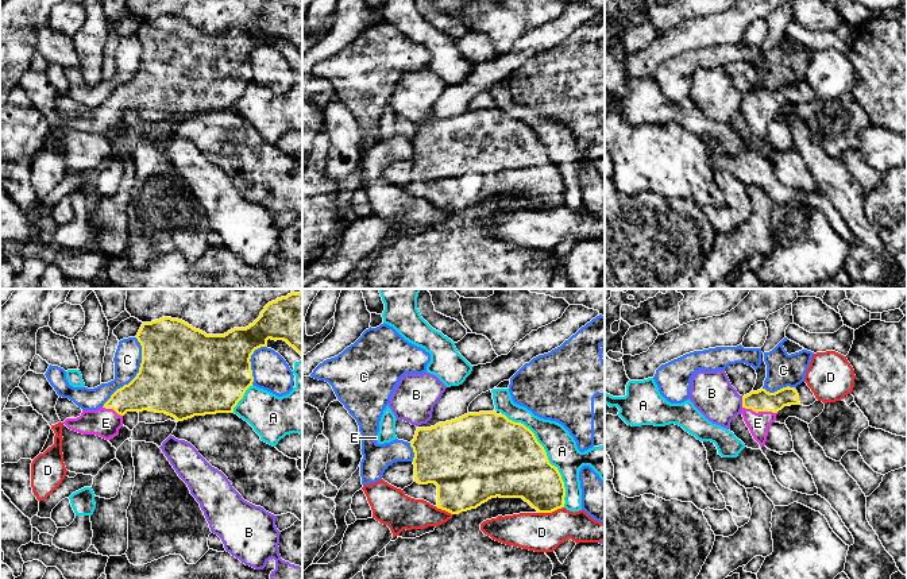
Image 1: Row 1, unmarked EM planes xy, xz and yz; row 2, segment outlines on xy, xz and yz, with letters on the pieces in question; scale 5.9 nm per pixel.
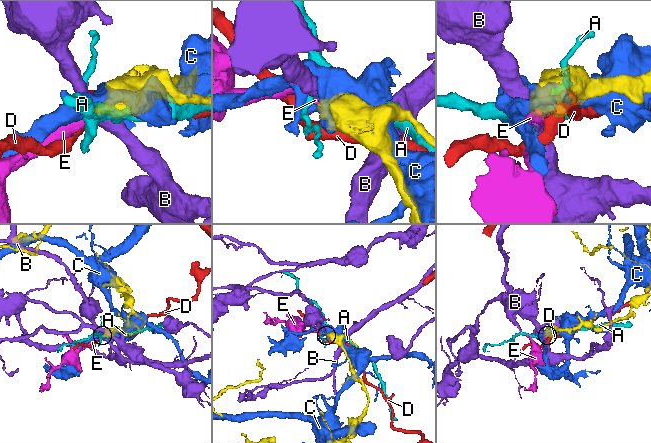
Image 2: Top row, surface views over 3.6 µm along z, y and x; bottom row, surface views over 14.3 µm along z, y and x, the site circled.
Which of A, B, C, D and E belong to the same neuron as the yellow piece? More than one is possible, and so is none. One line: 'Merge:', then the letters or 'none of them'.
Merge: E

